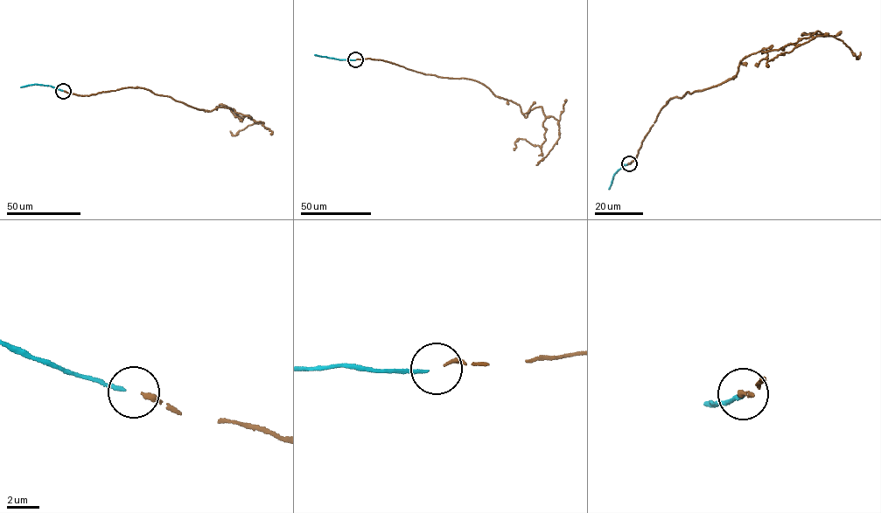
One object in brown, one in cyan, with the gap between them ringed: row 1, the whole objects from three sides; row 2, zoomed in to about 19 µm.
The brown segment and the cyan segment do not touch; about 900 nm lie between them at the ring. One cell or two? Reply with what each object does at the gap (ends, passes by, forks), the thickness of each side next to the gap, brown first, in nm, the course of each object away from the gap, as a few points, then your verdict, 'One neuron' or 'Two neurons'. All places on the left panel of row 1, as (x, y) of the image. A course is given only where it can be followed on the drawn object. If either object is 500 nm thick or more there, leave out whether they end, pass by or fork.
At the ring brown ends. At the ring cyan ends. Thickness 240 nm (brown) against 190 nm. Course of brown: (64, 91), (89, 95), (144, 88), (199, 110), (233, 108), (263, 123), (248, 126), (236, 135), (230, 131). Course of cyan: (63, 90), (32, 84), (21, 87). One neuron

